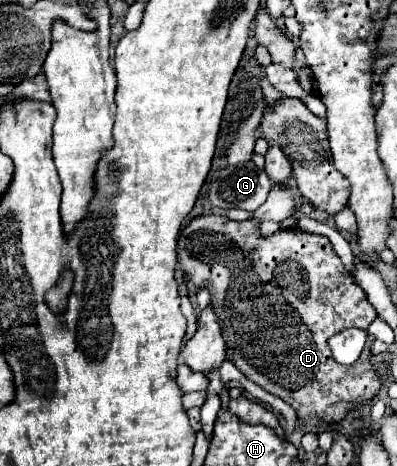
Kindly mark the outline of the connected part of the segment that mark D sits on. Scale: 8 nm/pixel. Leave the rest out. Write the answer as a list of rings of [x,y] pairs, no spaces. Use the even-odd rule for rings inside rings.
[[[199,215],[193,217],[185,229],[181,229],[177,241],[177,261],[179,269],[197,289],[209,289],[211,305],[215,313],[219,313],[217,317],[221,317],[219,323],[223,327],[223,339],[227,343],[227,359],[253,383],[289,403],[297,411],[301,421],[307,421],[311,417],[321,417],[327,423],[339,421],[351,409],[351,403],[365,403],[377,395],[381,379],[371,361],[371,345],[375,337],[367,335],[367,347],[353,365],[337,363],[327,345],[329,337],[349,327],[367,331],[377,315],[375,309],[369,307],[365,291],[343,267],[327,237],[289,229],[261,239],[259,225],[255,221],[231,221],[219,215]],[[227,313],[237,315],[225,319]]]

